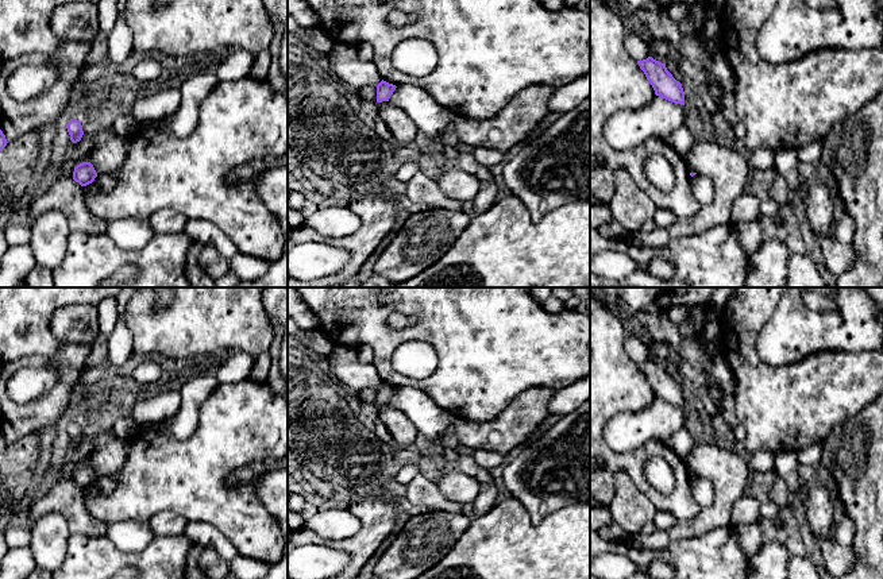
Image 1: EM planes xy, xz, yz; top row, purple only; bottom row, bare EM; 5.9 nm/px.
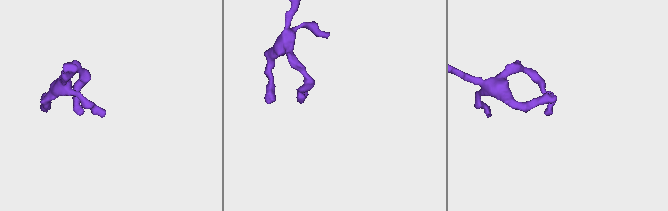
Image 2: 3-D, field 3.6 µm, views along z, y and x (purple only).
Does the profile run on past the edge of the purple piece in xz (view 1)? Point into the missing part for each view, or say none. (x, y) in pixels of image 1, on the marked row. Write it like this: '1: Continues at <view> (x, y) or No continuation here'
1: No continuation here

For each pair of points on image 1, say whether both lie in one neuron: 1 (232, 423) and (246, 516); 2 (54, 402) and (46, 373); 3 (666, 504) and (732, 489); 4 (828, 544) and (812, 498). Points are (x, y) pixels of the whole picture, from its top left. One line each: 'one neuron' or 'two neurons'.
1: one neuron
2: two neurons
3: two neurons
4: one neuron

